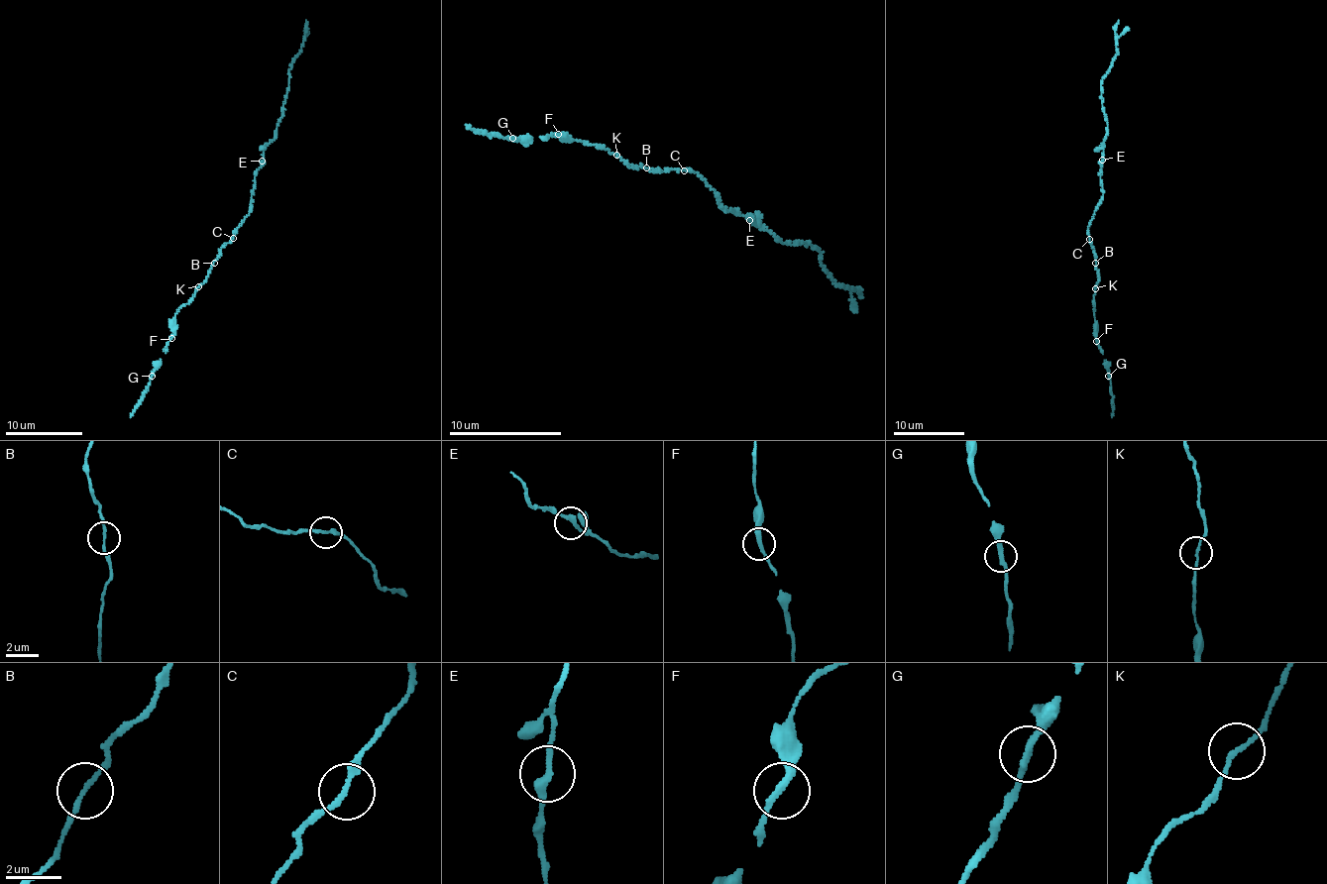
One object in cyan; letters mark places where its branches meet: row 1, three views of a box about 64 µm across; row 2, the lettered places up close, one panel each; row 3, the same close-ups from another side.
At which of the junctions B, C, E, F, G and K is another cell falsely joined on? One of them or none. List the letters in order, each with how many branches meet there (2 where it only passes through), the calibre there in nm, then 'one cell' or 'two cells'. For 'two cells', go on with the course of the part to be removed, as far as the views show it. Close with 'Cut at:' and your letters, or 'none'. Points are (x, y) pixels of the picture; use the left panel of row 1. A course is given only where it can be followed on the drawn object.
B: branches 2; calibre 140 nm; one cell
C: branches 2; calibre 180 nm; one cell
E: branches 2; calibre 280 nm; one cell
F: branches 2; calibre 240 nm; one cell
G: branches 2; calibre 240 nm; one cell
K: branches 2; calibre 130 nm; one cell
Cut at: none

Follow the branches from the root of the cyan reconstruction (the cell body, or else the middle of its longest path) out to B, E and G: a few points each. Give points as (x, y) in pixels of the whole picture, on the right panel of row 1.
B: (1090, 220), (1088, 234), (1096, 264)
E: (1090, 220), (1103, 194), (1100, 169), (1102, 160)
G: (1090, 220), (1088, 234), (1098, 278), (1093, 294), (1095, 338), (1108, 376)

